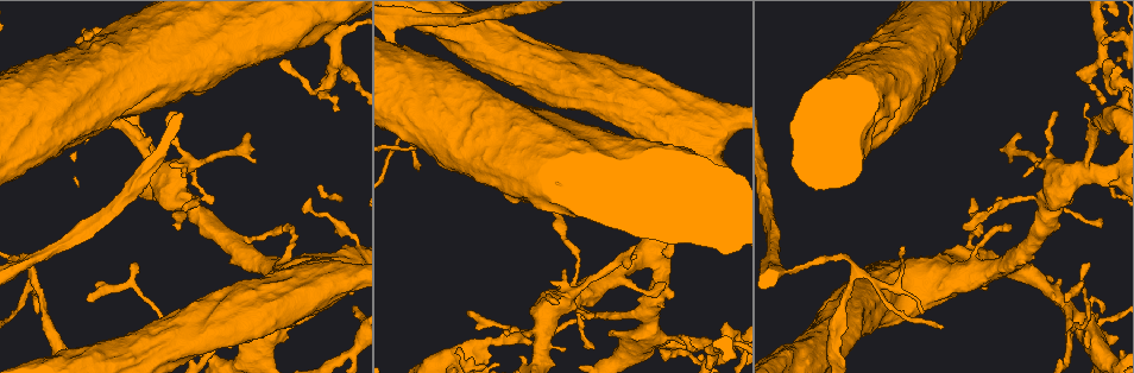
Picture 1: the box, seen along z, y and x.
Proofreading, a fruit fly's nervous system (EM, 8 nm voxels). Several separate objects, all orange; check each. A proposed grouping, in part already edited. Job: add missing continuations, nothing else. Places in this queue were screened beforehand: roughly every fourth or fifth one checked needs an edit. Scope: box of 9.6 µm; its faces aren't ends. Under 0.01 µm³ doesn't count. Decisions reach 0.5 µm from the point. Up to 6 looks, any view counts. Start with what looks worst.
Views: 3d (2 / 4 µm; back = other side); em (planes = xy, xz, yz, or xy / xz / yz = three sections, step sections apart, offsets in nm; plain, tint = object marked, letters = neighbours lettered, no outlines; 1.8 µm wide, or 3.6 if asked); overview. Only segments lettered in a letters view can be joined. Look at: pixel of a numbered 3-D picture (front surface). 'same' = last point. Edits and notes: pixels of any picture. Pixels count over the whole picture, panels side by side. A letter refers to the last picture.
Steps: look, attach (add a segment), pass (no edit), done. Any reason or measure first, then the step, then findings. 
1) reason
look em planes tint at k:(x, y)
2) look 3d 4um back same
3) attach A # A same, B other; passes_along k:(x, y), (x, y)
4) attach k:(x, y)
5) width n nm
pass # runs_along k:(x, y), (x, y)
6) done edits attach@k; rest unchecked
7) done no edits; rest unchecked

free end
look 3d 4um at 1:(1103, 44)

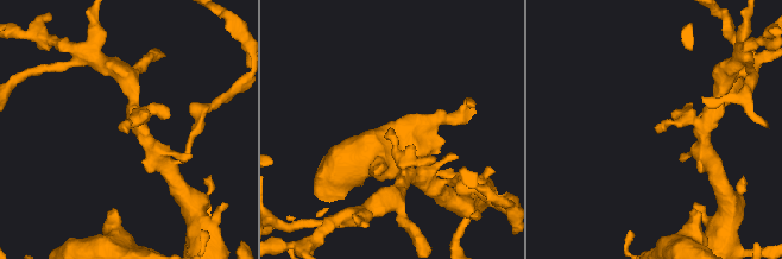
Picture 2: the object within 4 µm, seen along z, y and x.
look em planes letters at 2:(123, 129)

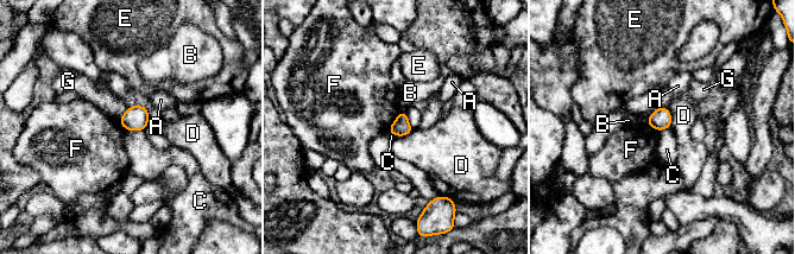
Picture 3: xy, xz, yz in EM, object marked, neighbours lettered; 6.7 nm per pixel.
pass # A other, B other, C other, D other, E other, F other, G other; border 3:(126, 129), (144, 131); no lettered segment goes on from it

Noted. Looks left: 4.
three-way junction
look 3d 4um at 1:(237, 247)

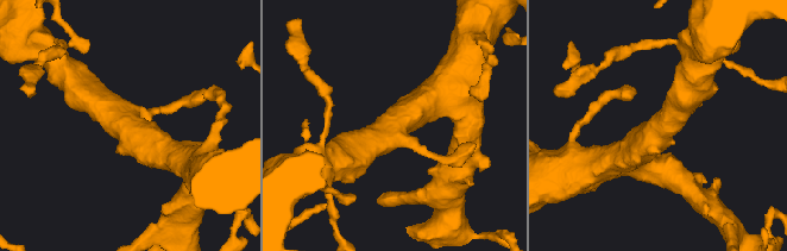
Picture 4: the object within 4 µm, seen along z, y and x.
arms 3; now the EM
look em xz step 4 tint at 4:(390, 127)

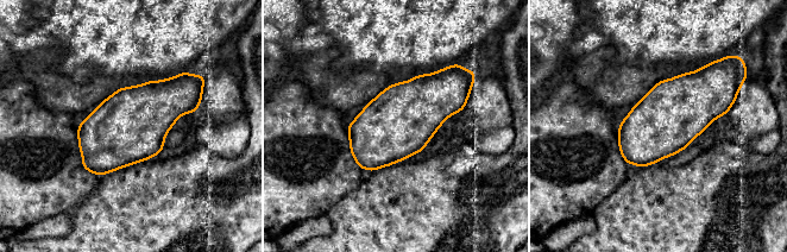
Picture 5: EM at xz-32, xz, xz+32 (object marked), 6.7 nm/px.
look em planes letters same

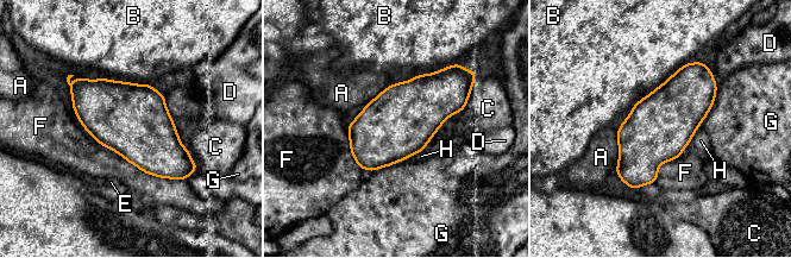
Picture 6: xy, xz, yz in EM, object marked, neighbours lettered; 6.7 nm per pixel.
width 440 nm
pass # A other, B other, C other, D other, E other, F other, G other, H other; border 6:(422, 150), (399, 162); none of them fits

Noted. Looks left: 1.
done no edits; rest unchecked

